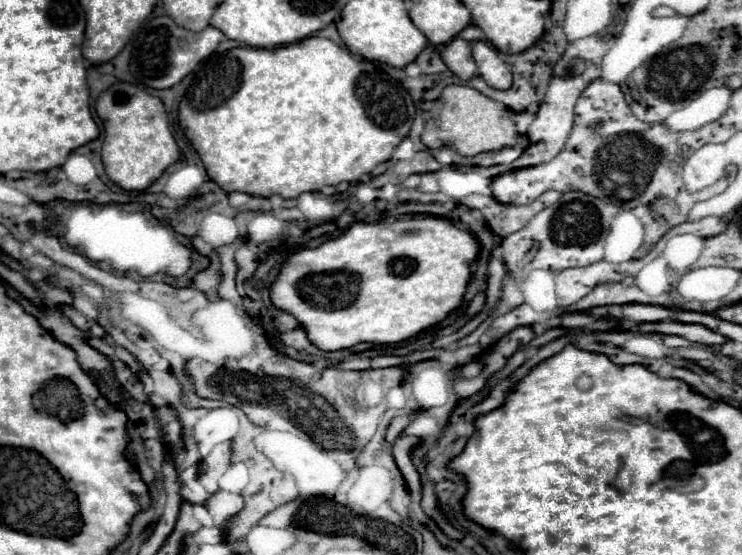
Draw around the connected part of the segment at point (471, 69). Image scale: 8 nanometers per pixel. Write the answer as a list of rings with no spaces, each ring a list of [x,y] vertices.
[[[459,36],[445,44],[445,48],[441,50],[441,60],[461,80],[471,80],[473,76],[477,76],[477,64],[471,56],[471,44]]]

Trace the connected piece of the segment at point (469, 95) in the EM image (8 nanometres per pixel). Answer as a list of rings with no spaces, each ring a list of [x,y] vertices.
[[[447,86],[437,100],[435,114],[439,114],[439,126],[431,120],[421,134],[427,148],[449,146],[461,156],[477,156],[481,152],[495,152],[505,146],[515,146],[519,138],[509,110],[469,86]]]

